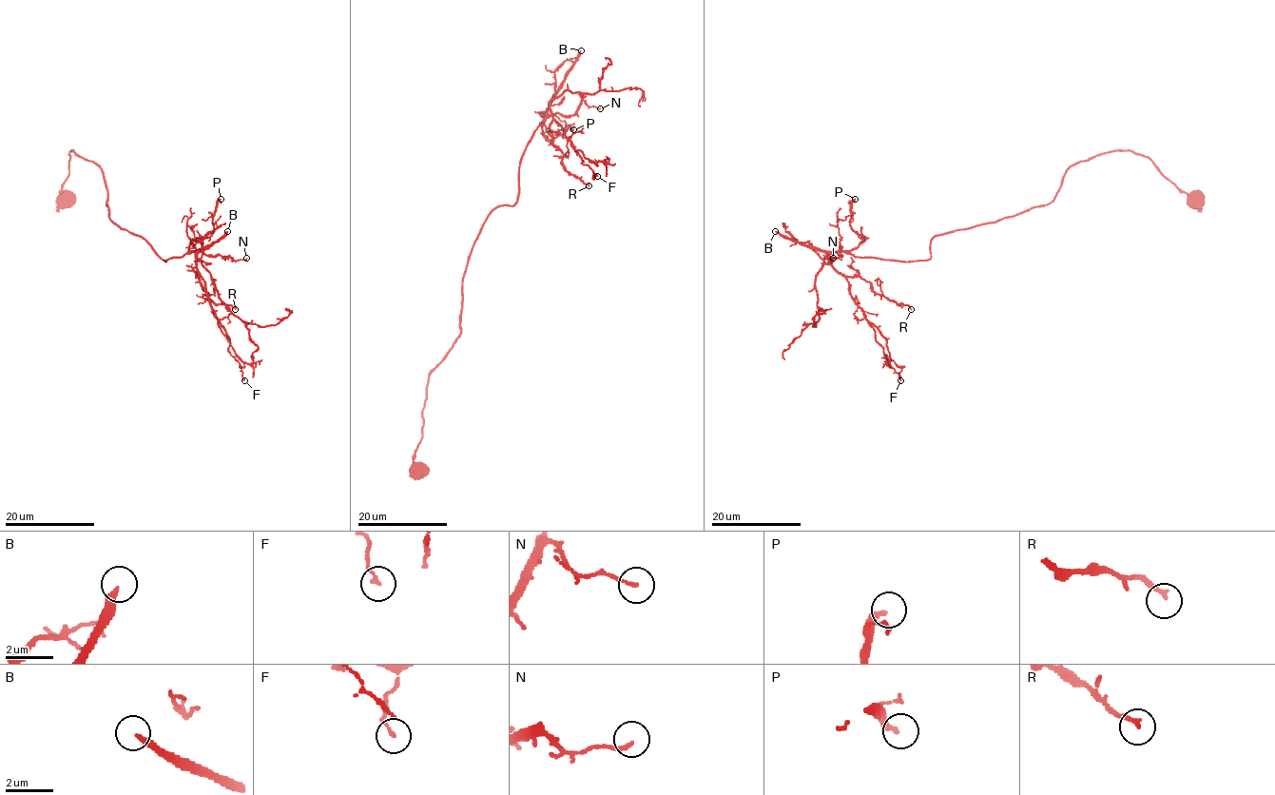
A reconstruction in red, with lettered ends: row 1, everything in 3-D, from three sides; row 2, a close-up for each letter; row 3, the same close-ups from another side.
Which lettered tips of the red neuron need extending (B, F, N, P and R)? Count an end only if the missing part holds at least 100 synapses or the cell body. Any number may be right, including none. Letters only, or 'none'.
B

